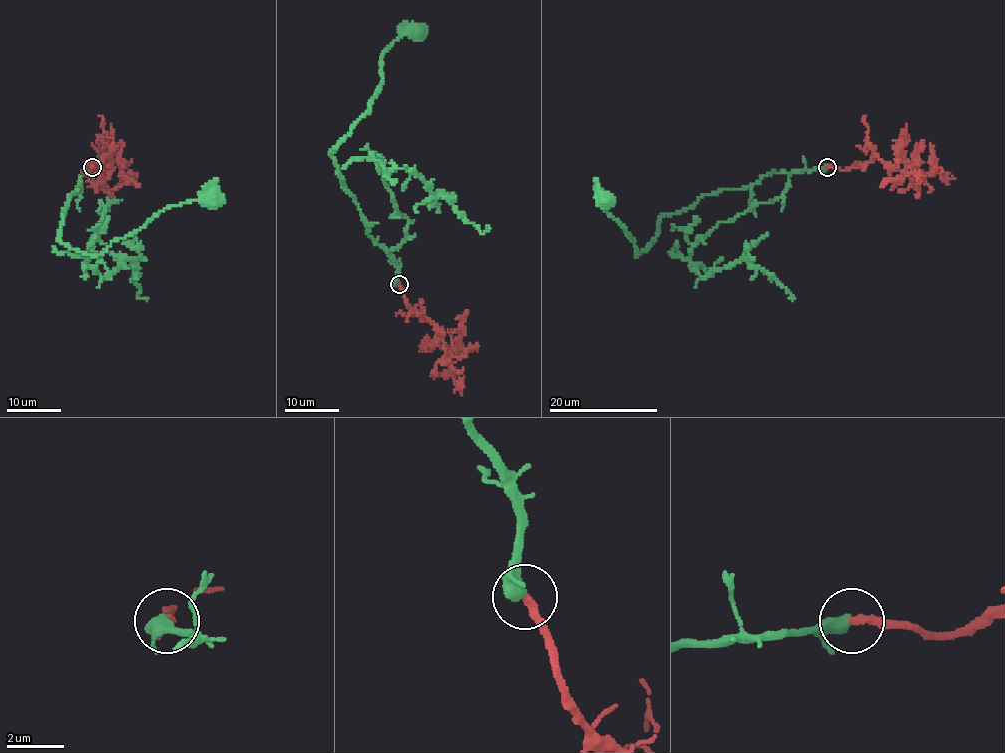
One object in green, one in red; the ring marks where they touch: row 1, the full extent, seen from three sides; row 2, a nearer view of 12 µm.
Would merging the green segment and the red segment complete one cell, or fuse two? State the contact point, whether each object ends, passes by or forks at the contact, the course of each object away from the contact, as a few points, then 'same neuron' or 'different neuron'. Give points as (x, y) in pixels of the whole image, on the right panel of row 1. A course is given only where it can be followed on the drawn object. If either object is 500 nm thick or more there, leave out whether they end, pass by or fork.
at (827, 167); green passes by; red ends there; green runs (827, 167), (768, 173), (745, 188), (707, 194), (662, 216), (659, 233), (638, 255), (600, 201), (595, 178); red runs (827, 167), (848, 169), (875, 156), (901, 171), (916, 163), (914, 171), (898, 180), (886, 180), (882, 187); same neuron

